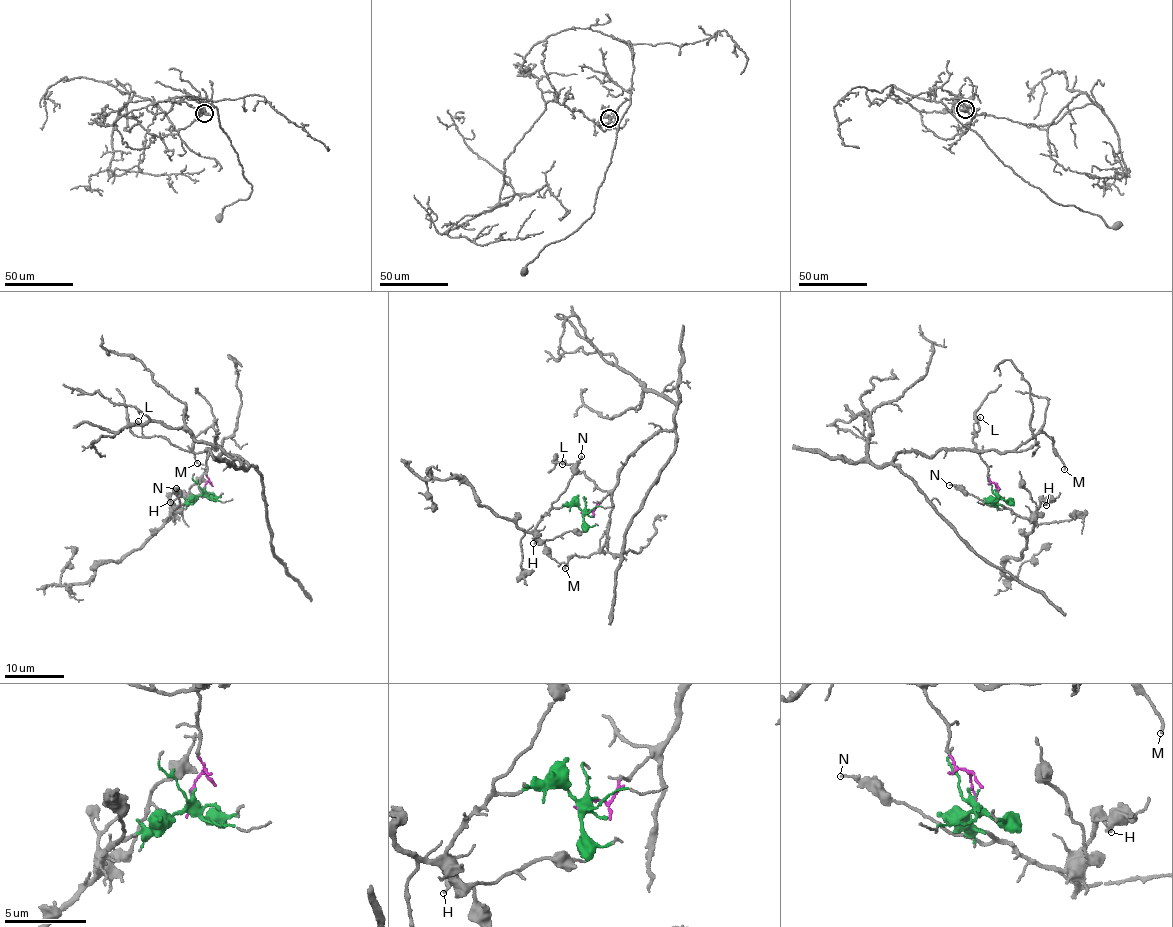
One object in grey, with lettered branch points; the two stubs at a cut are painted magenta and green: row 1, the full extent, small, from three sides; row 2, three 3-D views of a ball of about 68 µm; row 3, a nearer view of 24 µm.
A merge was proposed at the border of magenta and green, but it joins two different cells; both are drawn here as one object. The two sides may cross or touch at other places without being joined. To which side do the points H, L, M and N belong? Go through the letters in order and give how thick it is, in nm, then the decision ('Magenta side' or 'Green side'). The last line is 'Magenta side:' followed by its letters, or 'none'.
H: Thickness 160 nm. Green side
L: Thickness 110 nm. Magenta side
M: Thickness 150 nm. Magenta side
N: Thickness 130 nm. Green side
Magenta side: L, M

